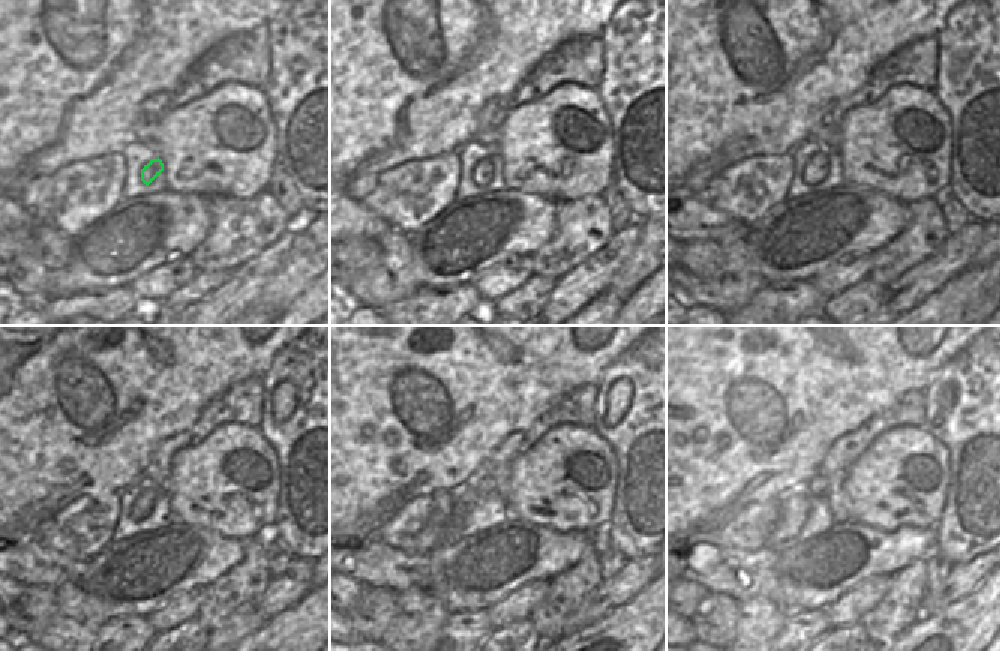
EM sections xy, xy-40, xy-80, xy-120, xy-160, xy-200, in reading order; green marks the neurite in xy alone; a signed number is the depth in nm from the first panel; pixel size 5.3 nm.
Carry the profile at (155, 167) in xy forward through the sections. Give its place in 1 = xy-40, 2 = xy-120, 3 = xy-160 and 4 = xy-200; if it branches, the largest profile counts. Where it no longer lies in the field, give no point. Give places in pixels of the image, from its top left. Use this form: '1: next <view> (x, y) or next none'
1: next xy-40 (483, 171)
2: next xy-120 (143, 504)
3: next xy-160 (480, 485)
4: next xy-200 (816, 486)

